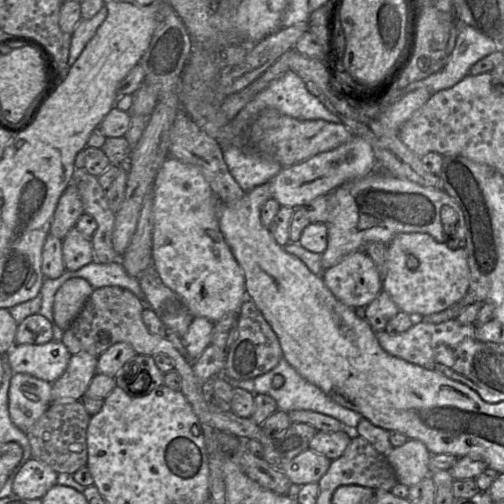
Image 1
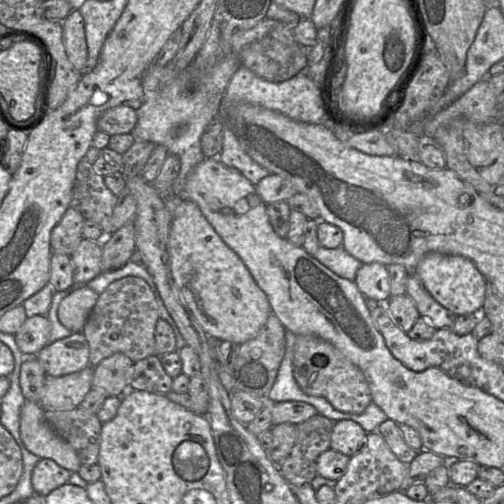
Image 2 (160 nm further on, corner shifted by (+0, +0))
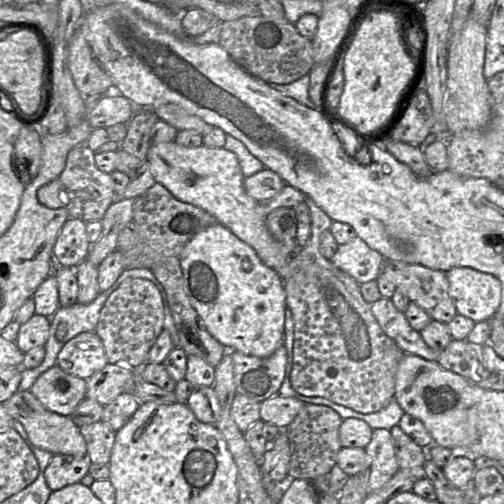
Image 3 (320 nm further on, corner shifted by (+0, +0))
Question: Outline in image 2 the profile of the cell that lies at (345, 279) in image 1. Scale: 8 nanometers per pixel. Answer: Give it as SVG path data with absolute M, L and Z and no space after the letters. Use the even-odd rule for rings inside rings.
M363 263L354 282L366 298L386 302L391 297L389 273L382 263Z

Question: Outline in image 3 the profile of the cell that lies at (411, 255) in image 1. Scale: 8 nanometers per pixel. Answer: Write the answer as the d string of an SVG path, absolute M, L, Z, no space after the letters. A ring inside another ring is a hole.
M469 267L446 272L449 296L458 314L475 323L493 318L501 302L501 282L495 276Z

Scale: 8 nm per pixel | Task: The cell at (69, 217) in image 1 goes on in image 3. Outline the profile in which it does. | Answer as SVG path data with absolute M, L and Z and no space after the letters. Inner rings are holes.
M69 217L63 224L53 247L53 259L58 266L76 268L89 254L91 243L86 222Z

